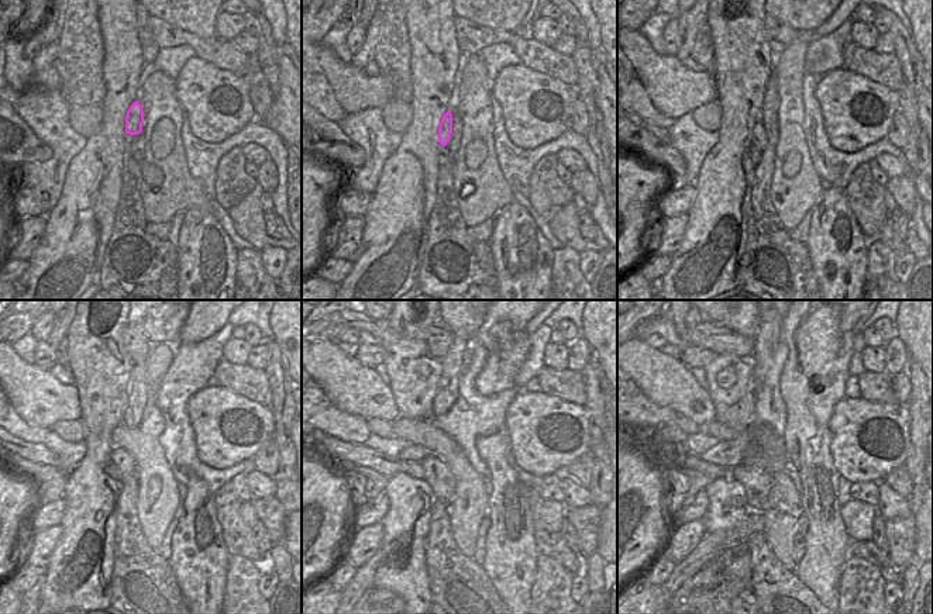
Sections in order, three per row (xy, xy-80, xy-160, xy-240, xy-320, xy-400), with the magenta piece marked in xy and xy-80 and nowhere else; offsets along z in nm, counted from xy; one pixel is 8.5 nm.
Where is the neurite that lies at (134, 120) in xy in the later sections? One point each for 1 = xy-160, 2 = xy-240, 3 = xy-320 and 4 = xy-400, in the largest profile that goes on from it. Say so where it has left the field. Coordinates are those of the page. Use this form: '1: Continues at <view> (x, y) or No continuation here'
1: Continues at xy-160 (760, 140)
2: Continues at xy-240 (120, 458)
3: Continues at xy-320 (437, 473)
4: Continues at xy-400 (761, 492)

